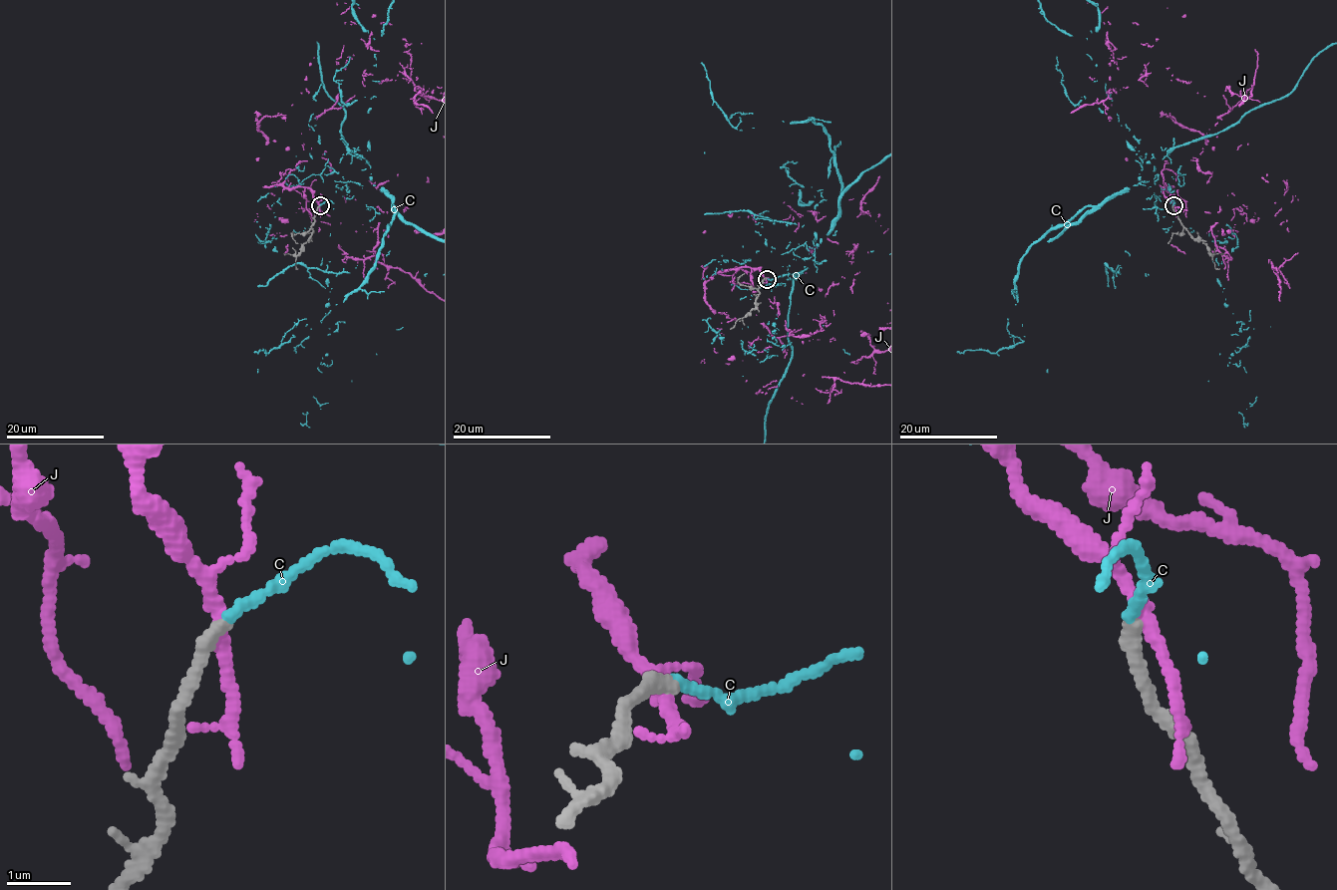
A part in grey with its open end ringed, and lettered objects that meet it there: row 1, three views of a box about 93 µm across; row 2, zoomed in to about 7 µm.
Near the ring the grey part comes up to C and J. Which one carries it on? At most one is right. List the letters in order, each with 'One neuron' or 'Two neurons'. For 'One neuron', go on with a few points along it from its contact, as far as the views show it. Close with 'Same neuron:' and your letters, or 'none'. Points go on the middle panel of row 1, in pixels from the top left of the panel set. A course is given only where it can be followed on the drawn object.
C: Two neurons
J: Two neurons
Same neuron: none

